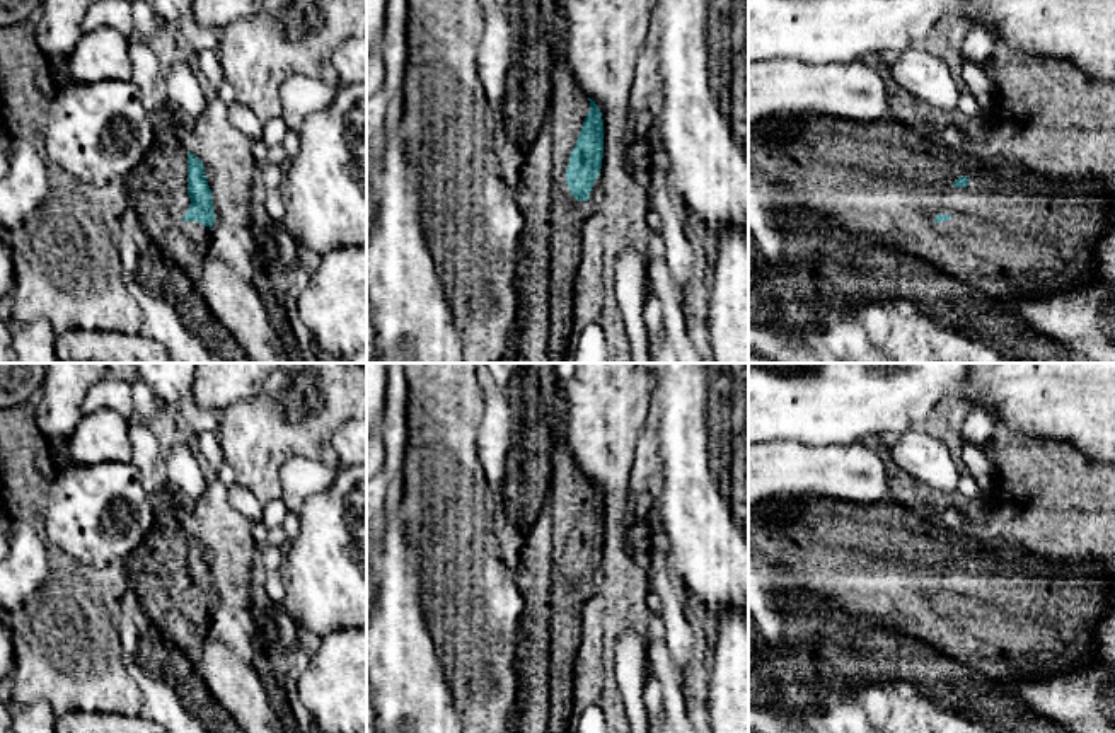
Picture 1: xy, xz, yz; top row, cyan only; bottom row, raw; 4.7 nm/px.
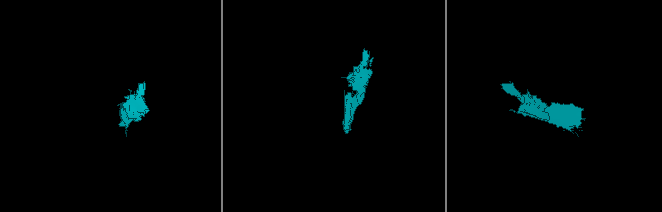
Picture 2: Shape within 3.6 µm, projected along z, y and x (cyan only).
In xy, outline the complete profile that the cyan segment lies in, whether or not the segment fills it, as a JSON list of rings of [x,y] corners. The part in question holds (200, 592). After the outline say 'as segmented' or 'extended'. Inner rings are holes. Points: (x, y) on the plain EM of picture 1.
[[[160,506],[155,523],[126,563],[130,586],[136,593],[142,612],[169,646],[179,648],[196,665],[203,655],[215,605],[213,580],[203,544],[179,523],[169,506]]]; extended

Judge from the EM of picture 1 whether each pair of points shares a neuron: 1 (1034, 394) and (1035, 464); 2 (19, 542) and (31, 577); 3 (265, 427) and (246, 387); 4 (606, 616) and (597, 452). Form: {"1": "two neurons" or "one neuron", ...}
{"1": "two neurons", "2": "one neuron", "3": "two neurons", "4": "one neuron"}

